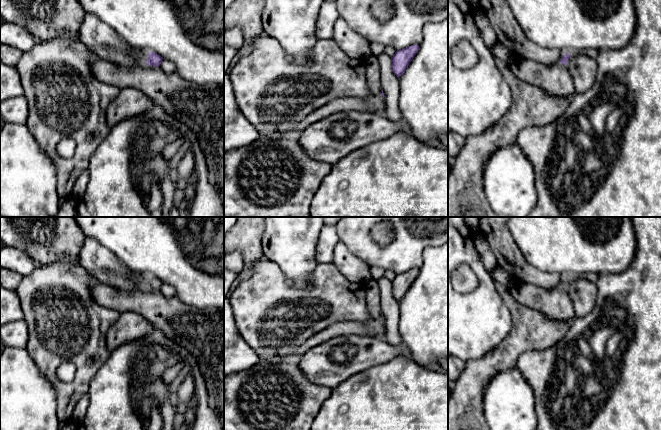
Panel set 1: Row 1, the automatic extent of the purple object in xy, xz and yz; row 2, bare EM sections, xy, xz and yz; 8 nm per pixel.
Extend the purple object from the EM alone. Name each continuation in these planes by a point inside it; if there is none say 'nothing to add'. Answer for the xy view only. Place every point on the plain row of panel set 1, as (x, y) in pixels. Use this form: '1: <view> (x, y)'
nothing to add

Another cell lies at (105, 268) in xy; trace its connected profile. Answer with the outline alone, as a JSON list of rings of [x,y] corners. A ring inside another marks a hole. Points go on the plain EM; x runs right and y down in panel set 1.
[[[86,237],[79,253],[79,263],[100,284],[112,286],[117,292],[133,293],[147,289],[132,277],[130,269],[116,258],[107,248],[103,247],[96,239]]]

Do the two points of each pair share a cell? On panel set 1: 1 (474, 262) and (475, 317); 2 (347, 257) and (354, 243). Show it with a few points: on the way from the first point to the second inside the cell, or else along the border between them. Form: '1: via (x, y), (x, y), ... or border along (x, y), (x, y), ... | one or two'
1: via (483, 276), (483, 303) | one
2: border along (339, 241), (369, 266) | two

